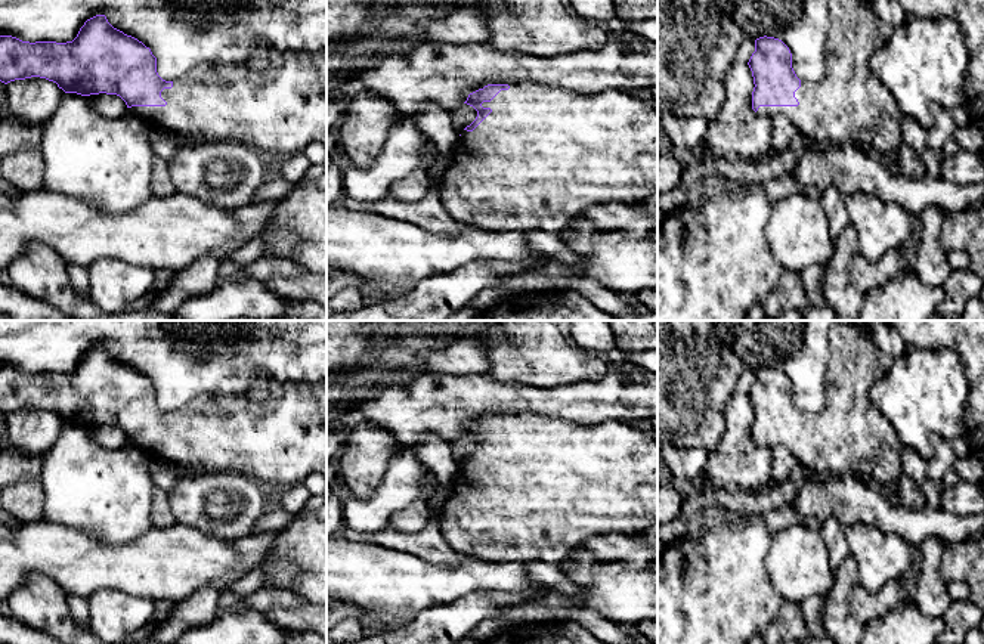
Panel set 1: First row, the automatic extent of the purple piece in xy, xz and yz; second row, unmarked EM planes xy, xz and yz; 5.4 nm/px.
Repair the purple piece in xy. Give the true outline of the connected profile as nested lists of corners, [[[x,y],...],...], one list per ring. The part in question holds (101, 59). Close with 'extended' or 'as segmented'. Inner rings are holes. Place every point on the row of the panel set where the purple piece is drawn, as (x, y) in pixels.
[[[96,15],[84,22],[72,41],[22,41],[12,35],[0,35],[0,81],[7,84],[31,77],[46,78],[65,93],[117,95],[129,112],[176,136],[198,142],[233,140],[260,152],[267,161],[279,161],[303,152],[312,142],[327,146],[327,52],[270,50],[270,65],[256,72],[247,62],[201,64],[174,81],[163,80],[157,72],[157,58],[137,38],[114,28],[105,15]]]; extended

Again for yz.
[[[829,0],[829,28],[824,44],[824,75],[816,81],[801,81],[792,68],[792,53],[779,38],[759,37],[748,65],[754,77],[752,109],[759,117],[785,115],[801,134],[816,146],[844,145],[851,142],[892,165],[898,146],[903,143],[901,112],[892,93],[872,74],[870,59],[891,37],[894,27],[882,21],[870,0]]]; extended

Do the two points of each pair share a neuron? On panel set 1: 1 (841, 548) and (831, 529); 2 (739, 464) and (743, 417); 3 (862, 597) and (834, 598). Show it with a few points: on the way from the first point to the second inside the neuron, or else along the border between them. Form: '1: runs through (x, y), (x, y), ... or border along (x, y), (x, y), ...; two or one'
1: runs through (836, 544), (832, 533); one
2: runs through (739, 452), (739, 429); one
3: border along (856, 585), (851, 594), (851, 610), (863, 625); two

